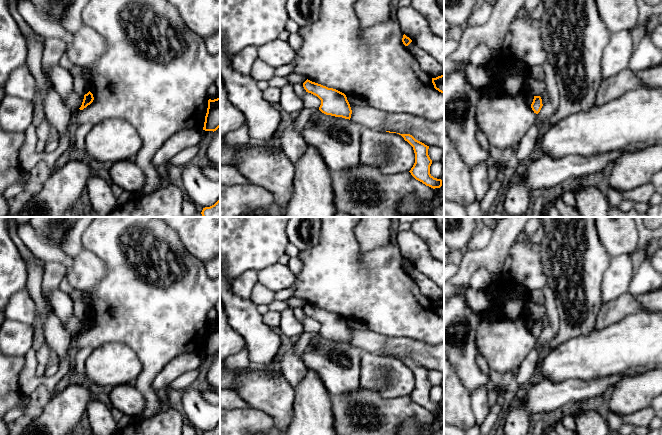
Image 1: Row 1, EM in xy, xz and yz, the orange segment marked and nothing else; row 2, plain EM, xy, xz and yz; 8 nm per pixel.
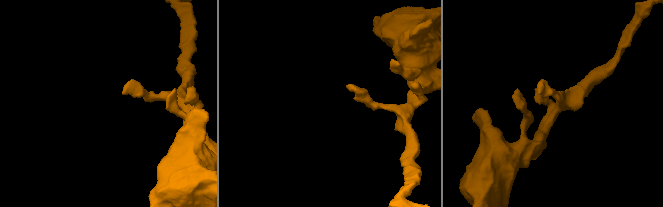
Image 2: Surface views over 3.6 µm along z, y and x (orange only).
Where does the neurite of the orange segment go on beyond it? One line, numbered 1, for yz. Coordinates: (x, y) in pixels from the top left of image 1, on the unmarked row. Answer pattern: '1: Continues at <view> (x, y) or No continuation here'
1: No continuation here

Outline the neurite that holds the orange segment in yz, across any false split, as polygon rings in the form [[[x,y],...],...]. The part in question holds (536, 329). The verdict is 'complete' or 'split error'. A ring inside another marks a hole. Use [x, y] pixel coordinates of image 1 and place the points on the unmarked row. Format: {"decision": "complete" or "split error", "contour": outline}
{"decision": "complete", "contour": [[[534,320],[533,326],[531,328],[531,332],[534,335],[534,337],[538,338],[542,332],[542,323],[540,320]]]}

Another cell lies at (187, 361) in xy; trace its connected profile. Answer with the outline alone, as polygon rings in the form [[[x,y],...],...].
[[[184,352],[174,357],[156,375],[152,381],[152,388],[156,392],[166,389],[182,374],[198,369],[202,363],[203,353]]]

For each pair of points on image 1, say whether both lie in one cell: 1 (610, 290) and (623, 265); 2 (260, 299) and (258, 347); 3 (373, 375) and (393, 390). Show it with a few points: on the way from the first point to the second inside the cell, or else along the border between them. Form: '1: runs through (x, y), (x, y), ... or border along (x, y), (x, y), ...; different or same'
1: runs through (614, 284), (620, 271); same
2: border along (250, 299), (257, 305); different
3: runs through (378, 375), (388, 385); same

